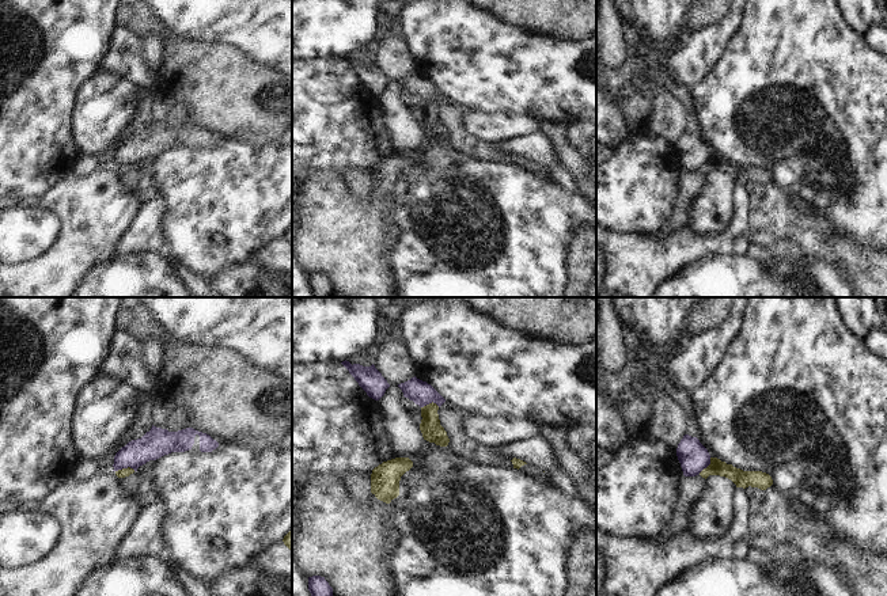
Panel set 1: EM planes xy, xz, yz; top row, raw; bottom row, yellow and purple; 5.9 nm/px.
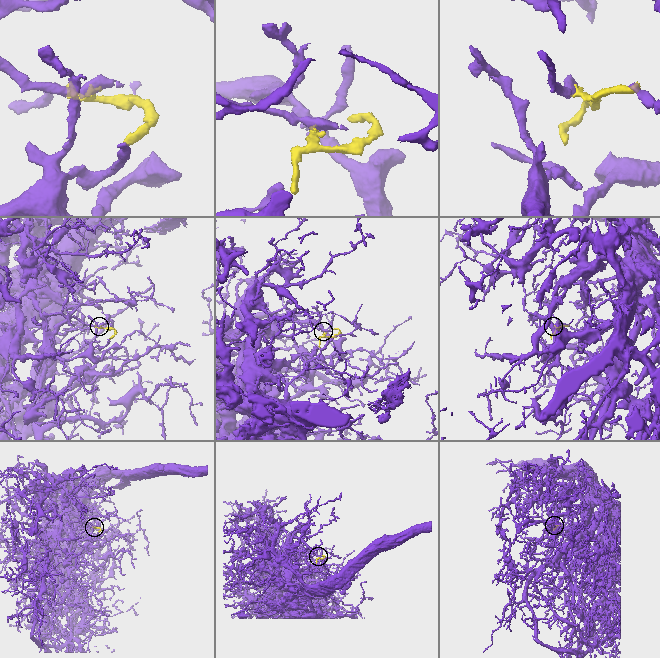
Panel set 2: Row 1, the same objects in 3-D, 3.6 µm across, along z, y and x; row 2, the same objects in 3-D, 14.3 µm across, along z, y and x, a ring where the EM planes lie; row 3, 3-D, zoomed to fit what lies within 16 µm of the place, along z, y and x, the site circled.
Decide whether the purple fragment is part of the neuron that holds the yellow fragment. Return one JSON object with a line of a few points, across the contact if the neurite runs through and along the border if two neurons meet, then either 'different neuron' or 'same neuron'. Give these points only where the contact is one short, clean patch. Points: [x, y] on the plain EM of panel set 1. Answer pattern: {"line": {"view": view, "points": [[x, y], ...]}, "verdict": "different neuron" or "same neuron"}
{"line": {"view": "xy", "points": [[135, 166], [128, 163], [116, 167]]}, "verdict": "different neuron"}

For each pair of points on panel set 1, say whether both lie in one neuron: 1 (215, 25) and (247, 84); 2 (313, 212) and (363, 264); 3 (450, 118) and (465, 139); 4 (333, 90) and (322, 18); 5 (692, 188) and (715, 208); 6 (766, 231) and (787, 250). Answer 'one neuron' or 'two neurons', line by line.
1: two neurons
2: one neuron
3: one neuron
4: two neurons
5: two neurons
6: one neuron

